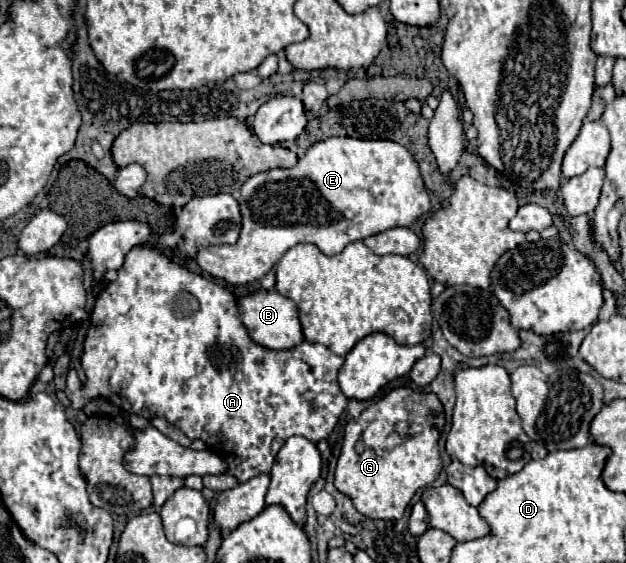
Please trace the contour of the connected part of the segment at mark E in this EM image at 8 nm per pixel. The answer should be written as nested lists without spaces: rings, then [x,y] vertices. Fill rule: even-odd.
[[[328,137],[324,141],[318,141],[314,145],[310,145],[304,153],[304,157],[298,159],[298,163],[292,167],[292,169],[268,169],[268,171],[262,171],[262,173],[256,173],[252,175],[242,187],[240,187],[240,197],[238,197],[238,205],[240,205],[240,213],[242,213],[242,229],[240,229],[240,237],[234,245],[222,245],[214,251],[214,247],[204,247],[198,251],[198,257],[196,257],[196,263],[202,271],[210,273],[212,277],[216,279],[224,279],[226,283],[230,285],[246,285],[246,283],[254,283],[258,281],[260,277],[264,277],[278,261],[280,257],[294,245],[298,243],[312,243],[316,245],[324,255],[336,255],[340,253],[348,243],[352,241],[360,241],[360,239],[366,239],[368,235],[374,235],[374,233],[380,233],[380,231],[386,231],[386,229],[392,229],[392,227],[410,227],[420,215],[424,215],[428,209],[430,209],[430,197],[428,197],[428,191],[424,187],[424,181],[420,177],[420,171],[418,171],[418,163],[414,161],[414,157],[410,155],[410,151],[396,143],[396,141],[386,141],[386,139],[354,139],[354,137]]]

